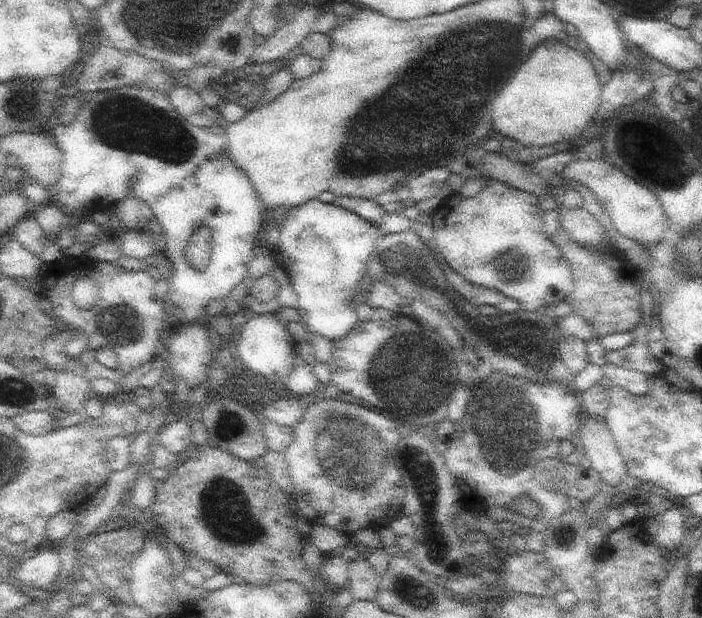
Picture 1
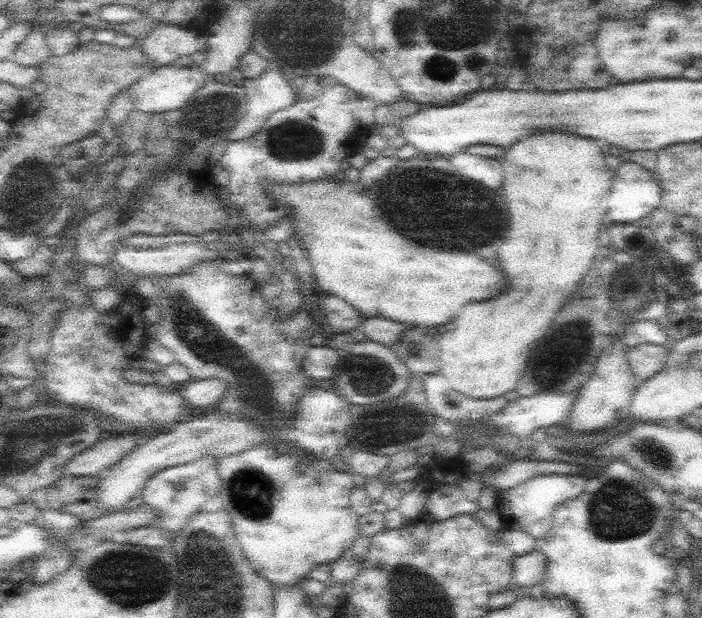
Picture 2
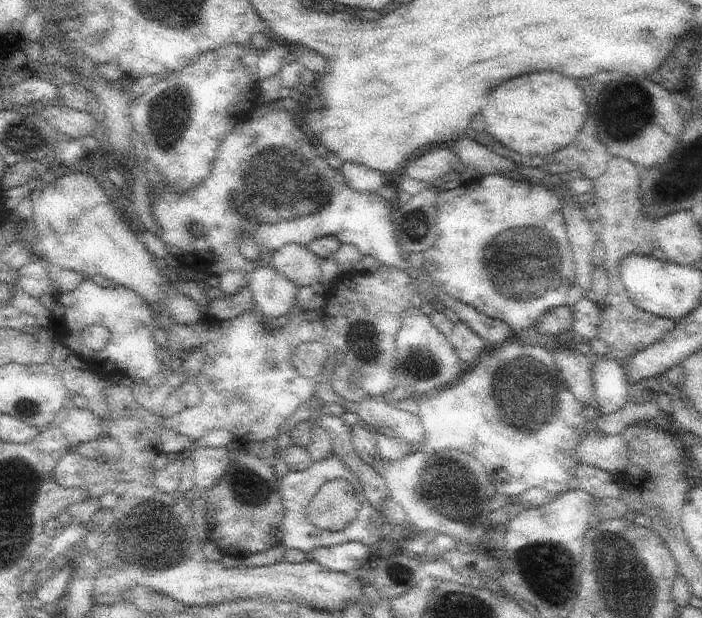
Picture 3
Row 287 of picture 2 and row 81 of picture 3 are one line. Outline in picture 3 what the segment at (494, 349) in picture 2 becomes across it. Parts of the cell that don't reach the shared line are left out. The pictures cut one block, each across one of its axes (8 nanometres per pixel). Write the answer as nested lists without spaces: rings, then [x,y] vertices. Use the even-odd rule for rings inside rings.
[[[545,70],[499,84],[481,110],[485,132],[519,156],[547,156],[567,148],[587,122],[587,104],[575,78]]]

